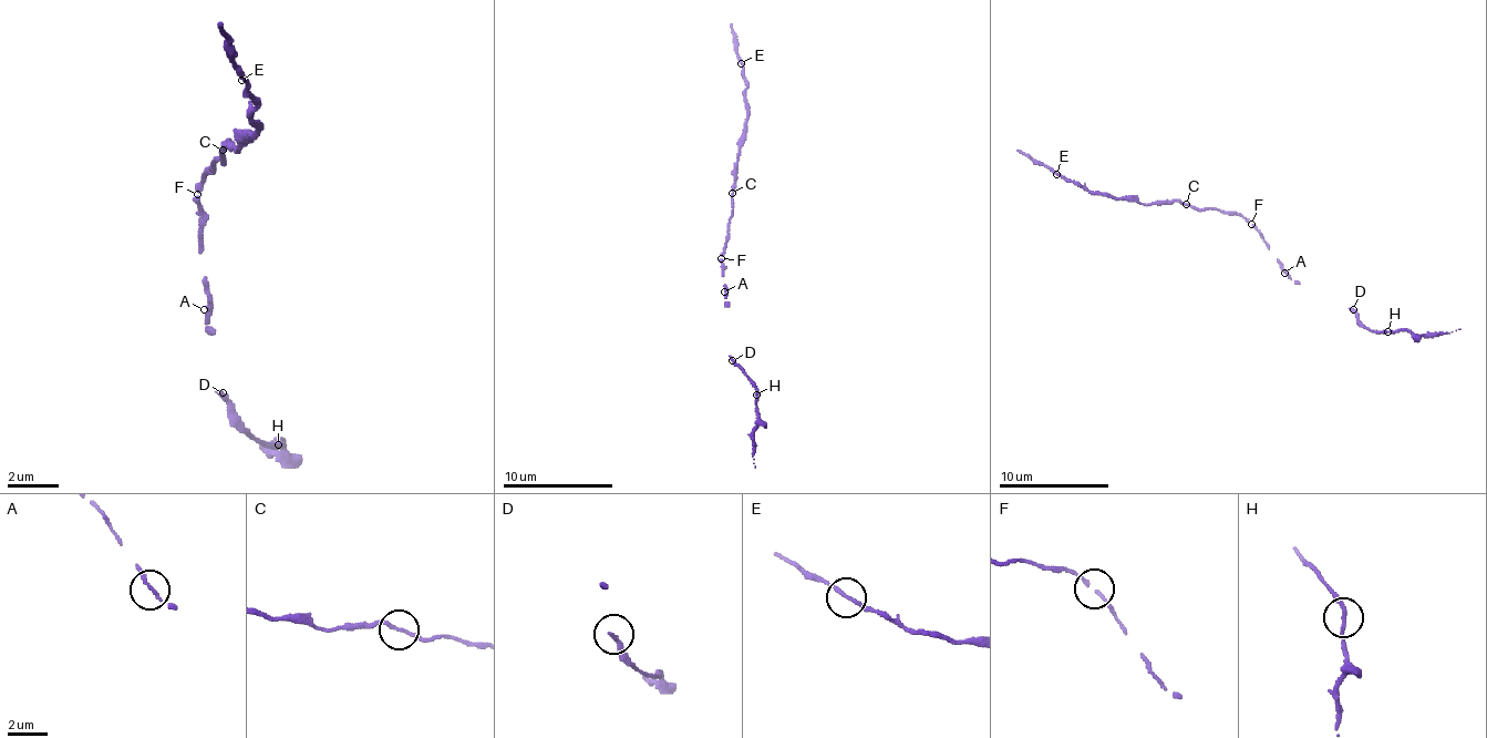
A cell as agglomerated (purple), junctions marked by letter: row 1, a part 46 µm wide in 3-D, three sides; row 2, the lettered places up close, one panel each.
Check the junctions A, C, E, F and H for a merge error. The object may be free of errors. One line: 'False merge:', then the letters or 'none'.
False merge: none

